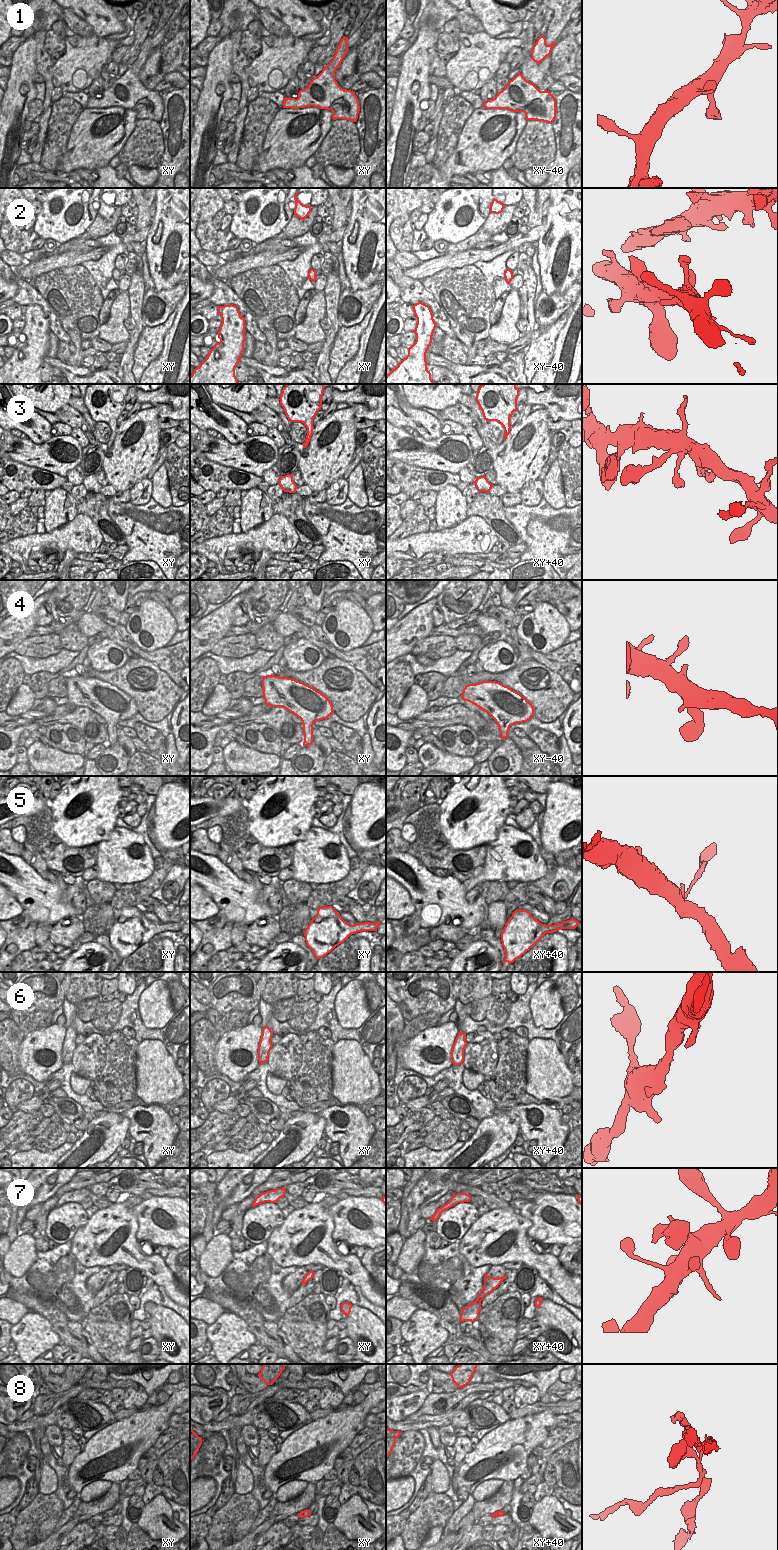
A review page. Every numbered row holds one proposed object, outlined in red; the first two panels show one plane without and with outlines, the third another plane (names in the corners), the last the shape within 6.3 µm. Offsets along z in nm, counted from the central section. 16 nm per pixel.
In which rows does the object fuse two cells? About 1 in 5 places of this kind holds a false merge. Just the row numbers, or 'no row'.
8

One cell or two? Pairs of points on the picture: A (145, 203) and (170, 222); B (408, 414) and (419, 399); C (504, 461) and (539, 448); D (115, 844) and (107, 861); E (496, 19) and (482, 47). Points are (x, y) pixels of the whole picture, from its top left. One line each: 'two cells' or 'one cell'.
A: two cells
B: two cells
C: one cell
D: one cell
E: two cells

